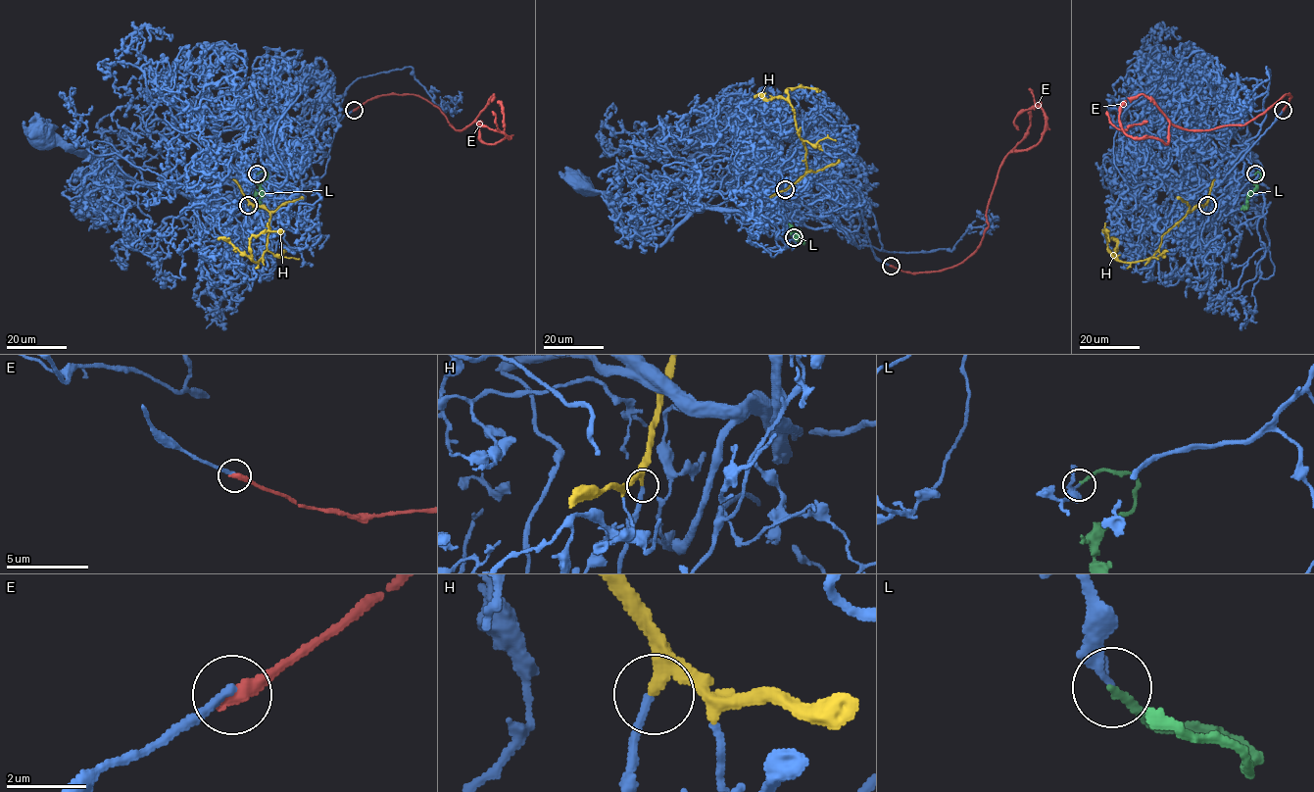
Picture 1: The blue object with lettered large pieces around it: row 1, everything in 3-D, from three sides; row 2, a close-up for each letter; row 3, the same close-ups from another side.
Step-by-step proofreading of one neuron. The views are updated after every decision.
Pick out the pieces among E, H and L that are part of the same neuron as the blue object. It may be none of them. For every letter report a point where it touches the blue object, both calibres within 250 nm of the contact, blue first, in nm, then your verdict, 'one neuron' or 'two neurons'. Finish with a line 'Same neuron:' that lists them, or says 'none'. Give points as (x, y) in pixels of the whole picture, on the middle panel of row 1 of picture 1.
E: contact (891, 266); calibres 220 and 360 nm; two neurons
H: contact (785, 189); calibres 200 and 220 nm; two neurons
L: contact (794, 237); calibres 160 and 180 nm; one neuron
Same neuron: L

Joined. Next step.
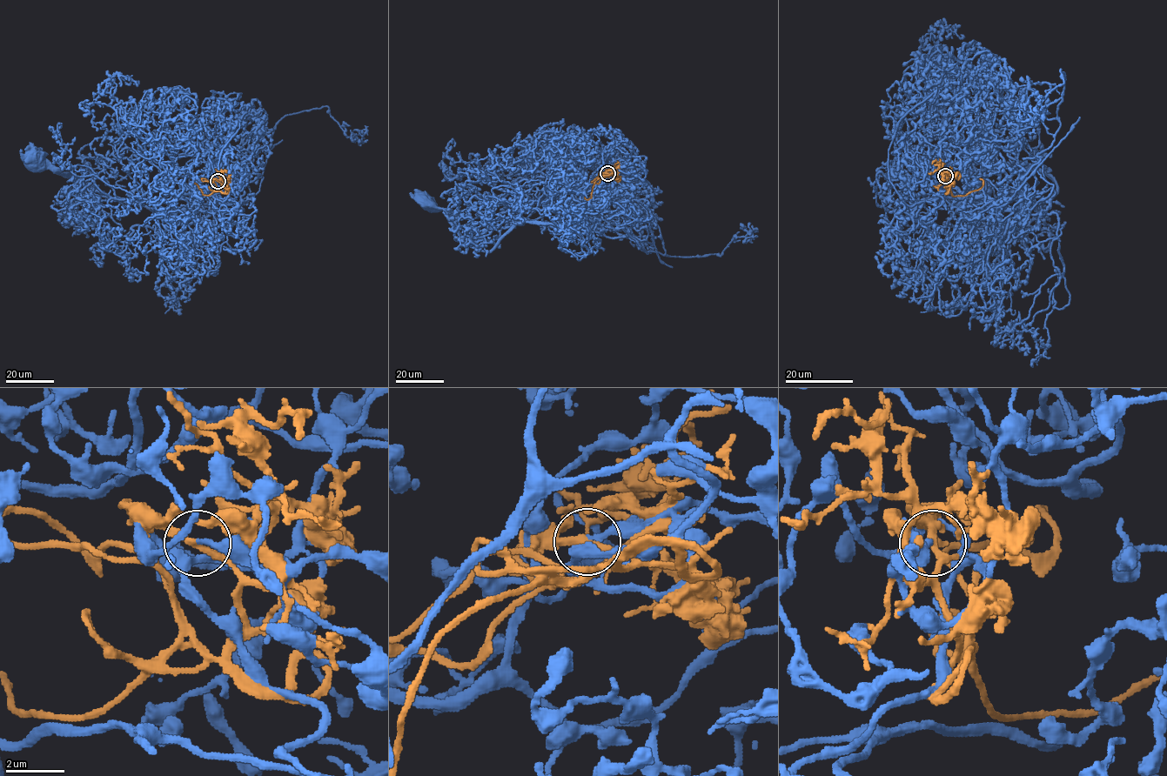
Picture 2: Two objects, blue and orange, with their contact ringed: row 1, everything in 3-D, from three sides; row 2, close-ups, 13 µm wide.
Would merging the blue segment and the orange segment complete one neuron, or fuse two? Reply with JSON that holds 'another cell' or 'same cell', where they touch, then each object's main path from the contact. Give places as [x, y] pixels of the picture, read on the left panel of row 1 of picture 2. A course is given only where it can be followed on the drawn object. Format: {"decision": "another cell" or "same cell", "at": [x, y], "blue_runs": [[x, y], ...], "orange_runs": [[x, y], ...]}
{"decision": "another cell", "at": [217, 181], "blue_runs": [[217, 181], [225, 187], [229, 173], [197, 177], [191, 192], [196, 204], [150, 210], [109, 200], [33, 162]], "orange_runs": [[217, 181], [213, 180], [216, 189], [207, 195], [204, 195], [194, 183]]}

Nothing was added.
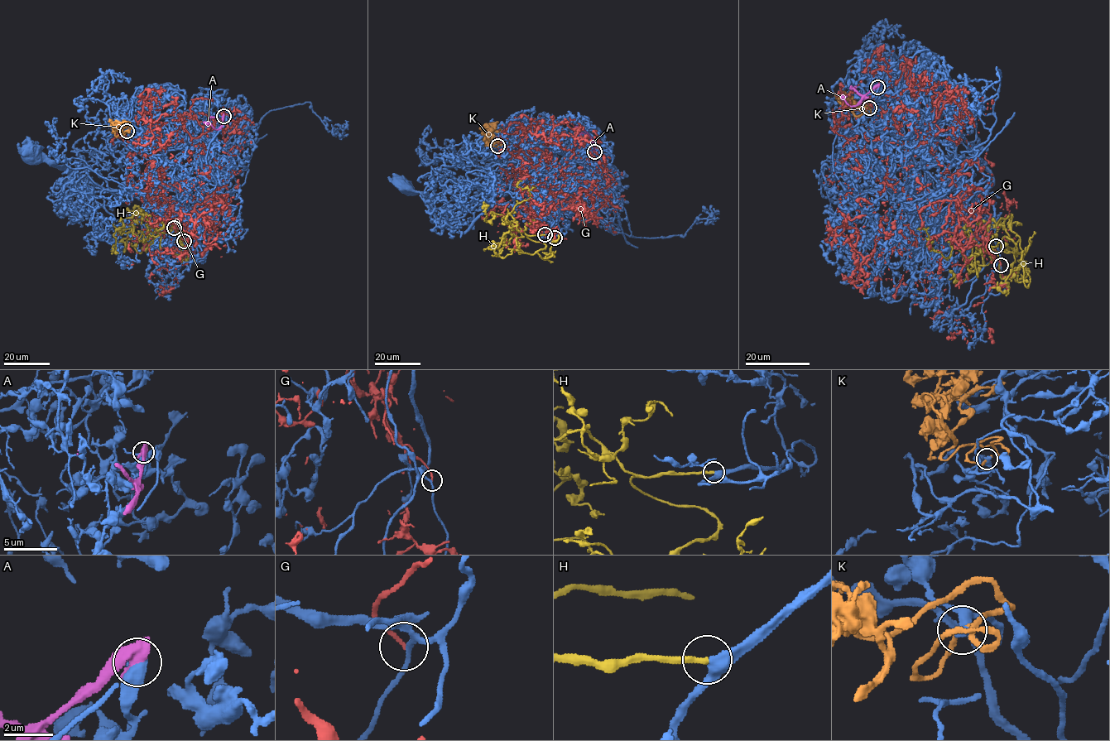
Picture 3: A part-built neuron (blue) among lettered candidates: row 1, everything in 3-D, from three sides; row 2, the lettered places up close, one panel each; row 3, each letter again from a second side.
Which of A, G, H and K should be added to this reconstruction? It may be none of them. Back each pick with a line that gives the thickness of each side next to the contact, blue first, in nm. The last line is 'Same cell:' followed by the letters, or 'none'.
H: 440 nm thick on the blue side, 280 nm on the other
Same cell: H

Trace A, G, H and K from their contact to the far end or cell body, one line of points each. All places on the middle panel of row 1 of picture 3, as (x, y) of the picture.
A: (593, 151), (593, 140), (588, 134), (579, 127), (574, 130)
G: (554, 238), (543, 205), (590, 209), (592, 183), (573, 183), (559, 135), (530, 121), (545, 154), (516, 156)
H: (545, 235), (526, 237), (545, 245), (533, 254), (512, 249), (500, 257), (493, 247), (502, 240), (484, 251)
K: (497, 146), (492, 145), (497, 141), (501, 145), (500, 142), (491, 142), (487, 139), (487, 128), (479, 127)

